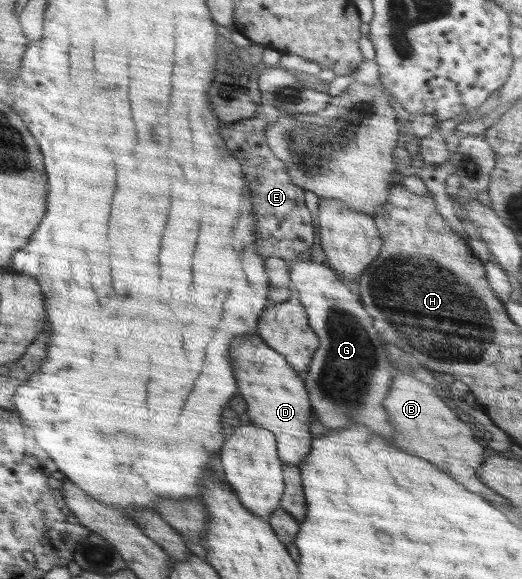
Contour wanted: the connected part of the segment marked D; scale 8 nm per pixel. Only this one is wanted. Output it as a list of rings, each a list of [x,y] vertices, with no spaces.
[[[247,335],[247,339],[239,339],[239,343],[233,343],[233,367],[235,367],[235,379],[239,383],[239,393],[243,395],[247,403],[247,415],[255,427],[272,431],[276,437],[278,458],[282,463],[299,465],[310,452],[312,435],[310,432],[311,419],[313,419],[312,405],[304,380],[294,370],[283,355],[267,347],[259,335]]]

